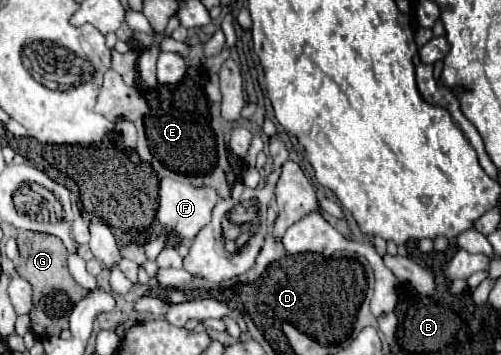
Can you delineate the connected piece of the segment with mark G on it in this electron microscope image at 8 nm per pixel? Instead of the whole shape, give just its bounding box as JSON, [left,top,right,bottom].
[17,231,87,339]

